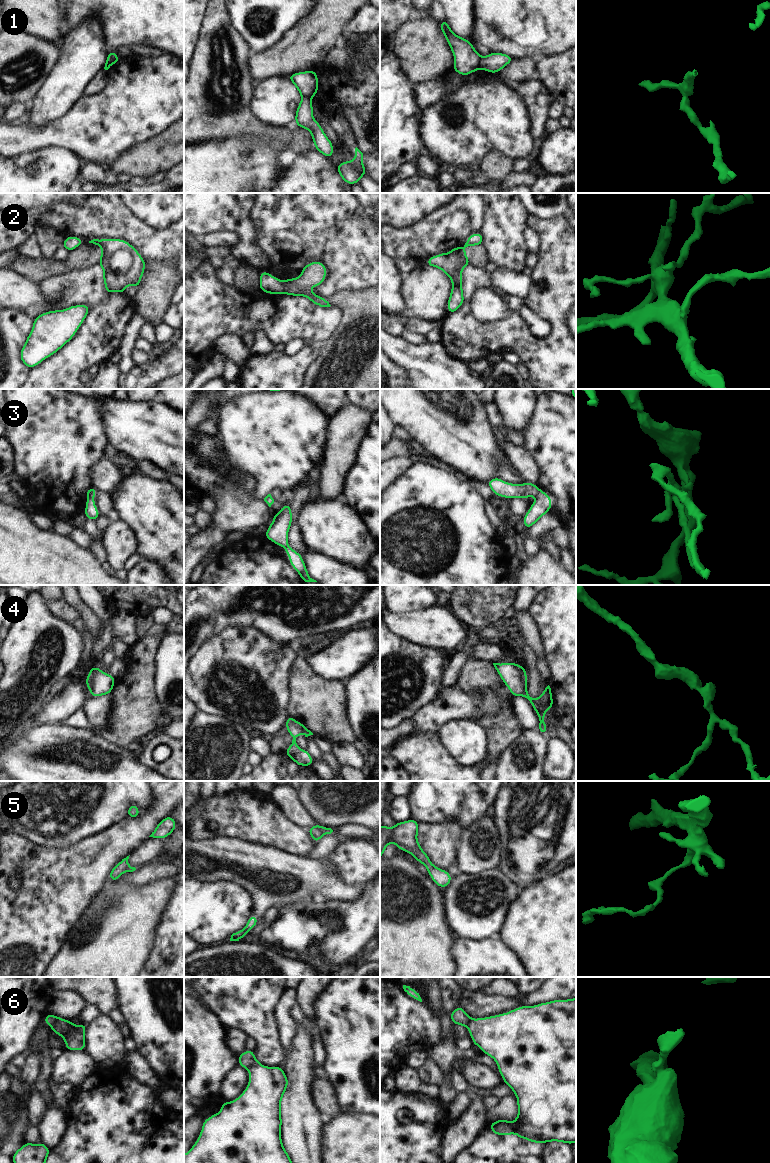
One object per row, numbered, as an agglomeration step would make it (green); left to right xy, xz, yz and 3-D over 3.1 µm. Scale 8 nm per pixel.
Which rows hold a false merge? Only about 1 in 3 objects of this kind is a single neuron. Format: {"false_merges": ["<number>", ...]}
{"false_merges": ["1", "3", "6"]}

